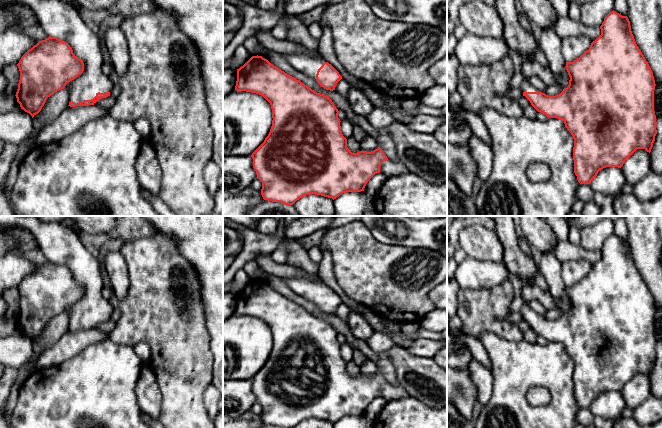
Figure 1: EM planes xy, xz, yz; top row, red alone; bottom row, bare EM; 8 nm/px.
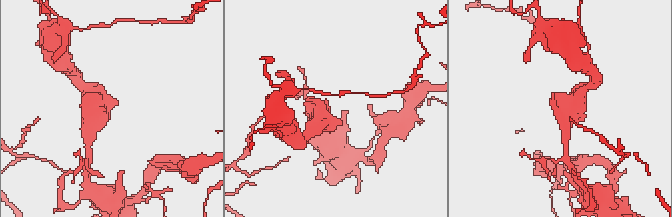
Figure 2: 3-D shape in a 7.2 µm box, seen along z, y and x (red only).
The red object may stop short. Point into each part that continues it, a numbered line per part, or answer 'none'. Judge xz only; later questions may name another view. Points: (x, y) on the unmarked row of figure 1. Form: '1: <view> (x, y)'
1: xz (307, 288)

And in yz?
1: yz (525, 310)

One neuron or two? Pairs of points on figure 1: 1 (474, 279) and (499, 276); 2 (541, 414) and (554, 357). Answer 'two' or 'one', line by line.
1: one
2: one

